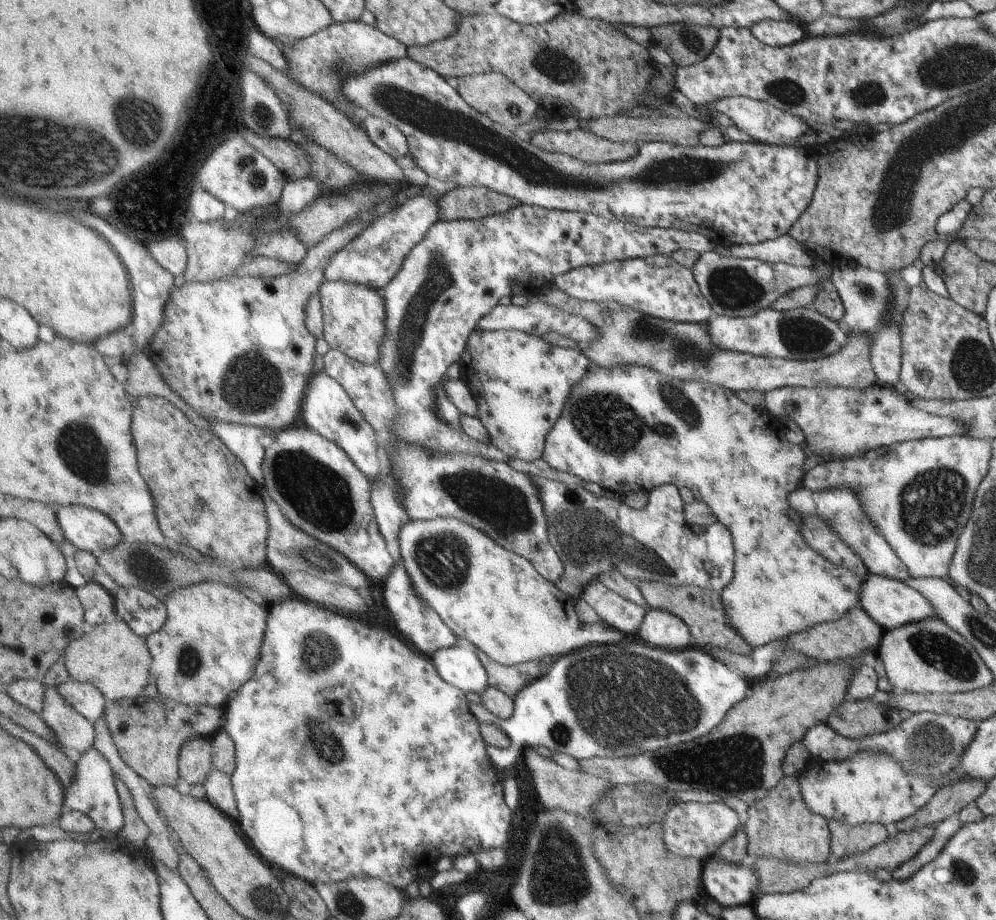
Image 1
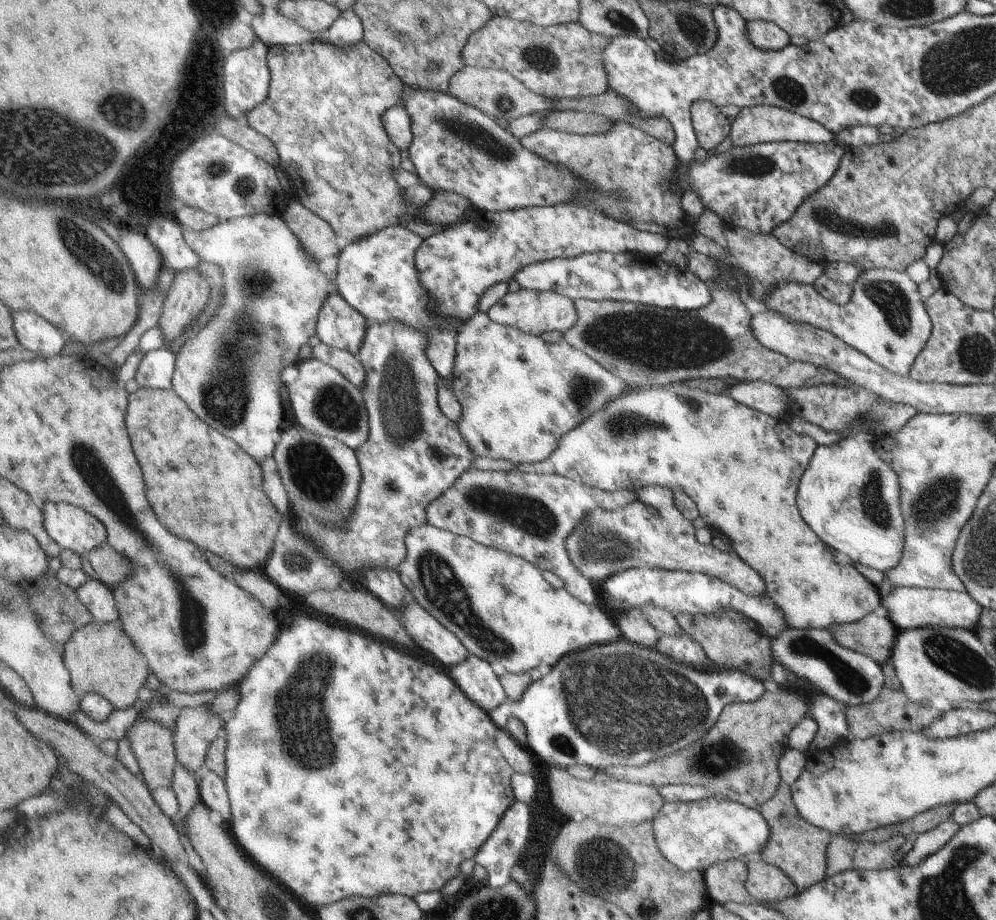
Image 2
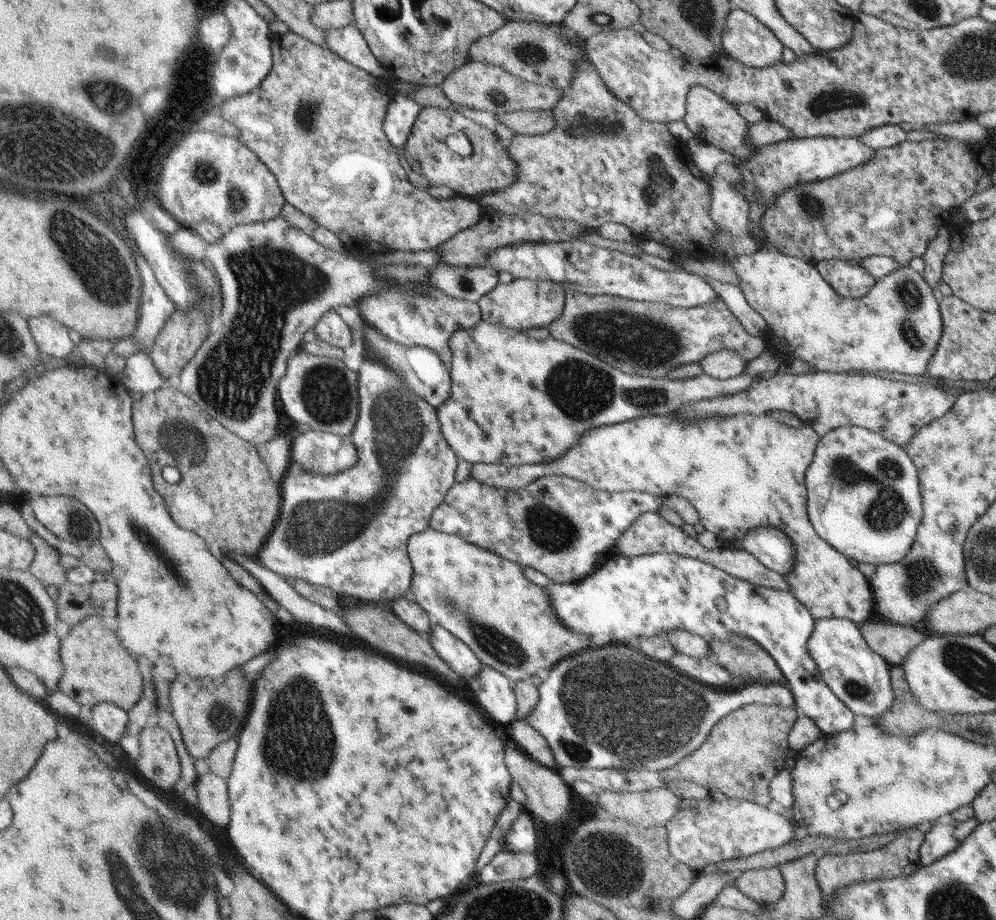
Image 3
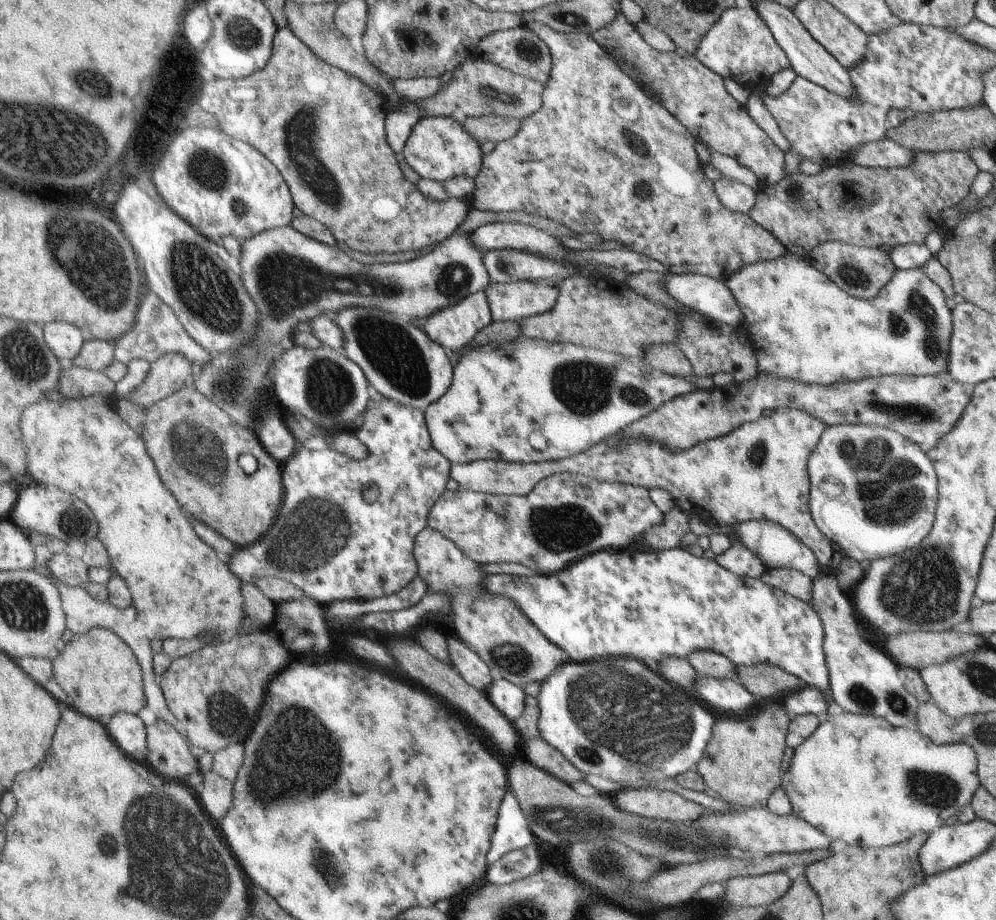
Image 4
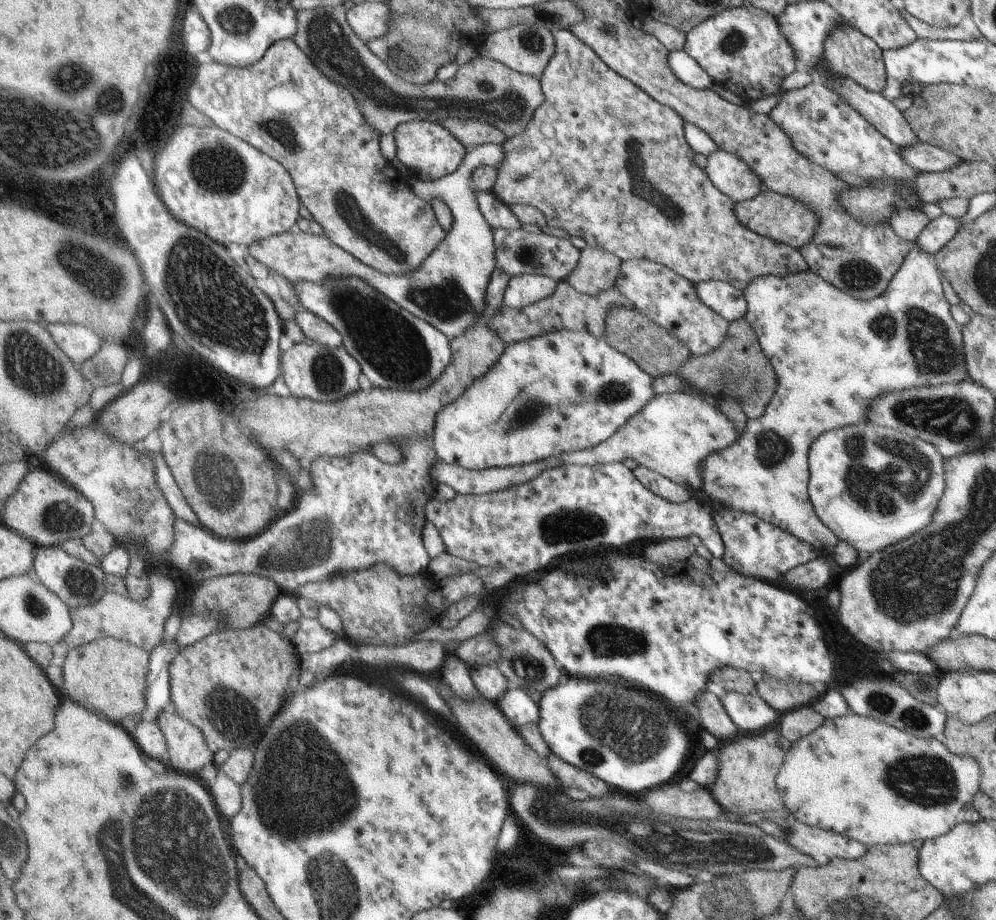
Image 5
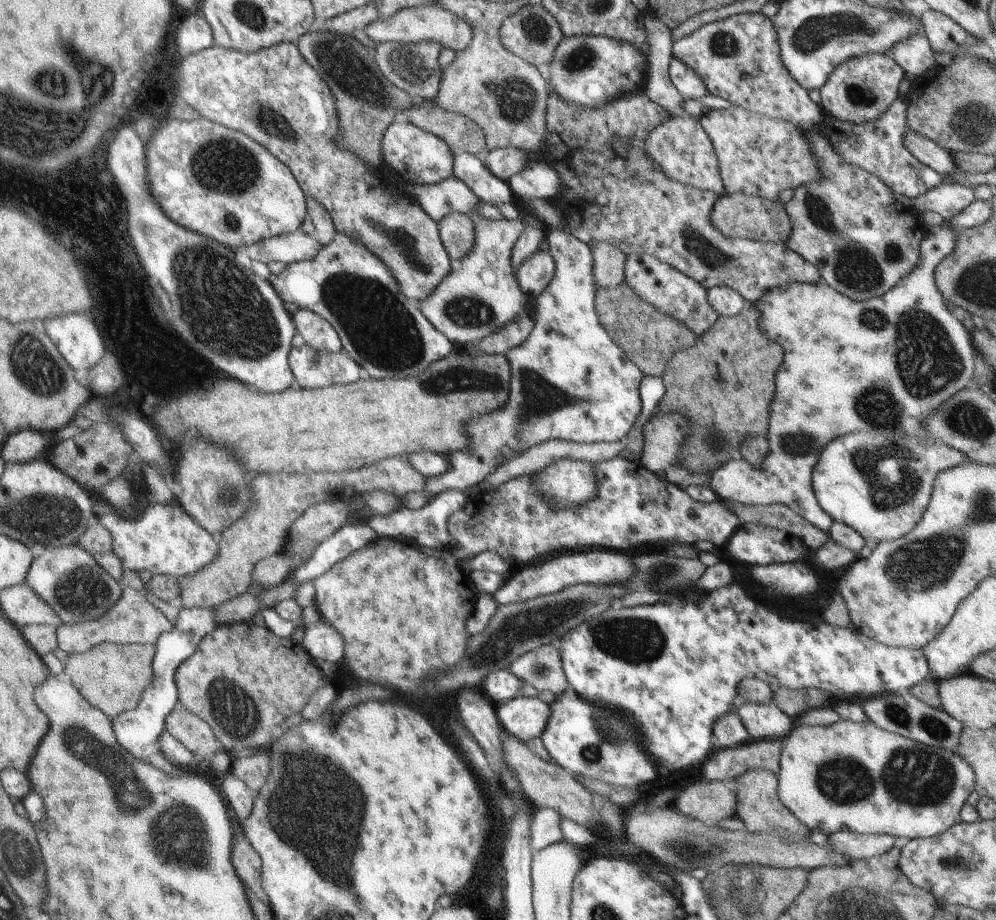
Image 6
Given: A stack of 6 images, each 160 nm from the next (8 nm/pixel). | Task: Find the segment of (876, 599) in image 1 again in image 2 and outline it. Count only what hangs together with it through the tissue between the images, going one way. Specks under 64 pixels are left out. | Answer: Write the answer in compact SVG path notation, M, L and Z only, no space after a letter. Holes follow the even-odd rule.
M895 587L883 591L881 598L882 613L896 624L898 630L936 628L975 630L980 605L967 592L958 593L947 589L924 589L923 587Z

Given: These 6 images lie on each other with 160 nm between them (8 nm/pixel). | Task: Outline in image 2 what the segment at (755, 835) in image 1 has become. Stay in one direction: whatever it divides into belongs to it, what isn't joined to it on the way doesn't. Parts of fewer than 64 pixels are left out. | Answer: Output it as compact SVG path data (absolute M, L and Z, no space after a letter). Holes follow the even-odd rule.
M782 782L776 795L756 810L771 826L771 836L758 852L760 858L782 870L795 883L798 892L823 880L823 874L826 873L825 846L830 843L829 834L827 830L812 825L799 815L791 797L790 785Z

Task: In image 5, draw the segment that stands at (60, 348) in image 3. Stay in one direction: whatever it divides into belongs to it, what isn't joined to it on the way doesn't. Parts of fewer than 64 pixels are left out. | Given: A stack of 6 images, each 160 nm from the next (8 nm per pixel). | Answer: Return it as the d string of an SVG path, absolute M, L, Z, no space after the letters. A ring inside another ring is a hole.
M77 323L49 324L47 328L65 354L79 367L100 351L105 339L96 329Z

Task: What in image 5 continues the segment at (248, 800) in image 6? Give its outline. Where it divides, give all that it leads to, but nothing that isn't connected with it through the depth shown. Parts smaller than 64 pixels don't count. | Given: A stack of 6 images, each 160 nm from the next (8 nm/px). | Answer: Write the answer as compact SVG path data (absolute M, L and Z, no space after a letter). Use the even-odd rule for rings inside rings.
M219 770L215 782L207 787L212 793L213 800L221 810L223 819L226 821L236 817L243 804L242 786L237 784L228 774Z

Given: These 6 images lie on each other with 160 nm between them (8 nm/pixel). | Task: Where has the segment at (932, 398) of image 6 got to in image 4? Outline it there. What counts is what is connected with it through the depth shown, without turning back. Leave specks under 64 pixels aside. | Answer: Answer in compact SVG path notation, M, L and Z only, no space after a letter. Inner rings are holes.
M785 250L784 254L771 260L759 261L753 264L744 264L739 271L732 272L725 284L732 291L736 303L745 318L745 325L749 330L751 347L757 361L756 370L759 372L768 372L778 377L786 379L801 380L801 382L814 385L828 385L845 380L856 381L867 377L885 376L885 375L905 375L905 376L929 376L945 375L946 362L948 355L948 342L951 338L951 317L949 308L945 306L945 298L941 289L927 278L927 275L921 268L903 269L895 272L892 278L888 280L885 286L870 299L860 299L849 296L833 284L832 280L815 268L806 258L795 253L789 253ZM775 409L756 421L742 424L730 434L694 444L682 451L668 451L665 445L649 439L630 441L618 431L568 459L537 463L505 460L453 463L452 477L459 488L492 495L523 496L541 479L560 472L579 473L608 483L661 488L669 492L677 509L687 510L718 526L765 519L780 524L807 546L820 569L820 566L827 566L835 550L828 537L816 527L808 509L807 462L823 428L819 419L806 412Z

